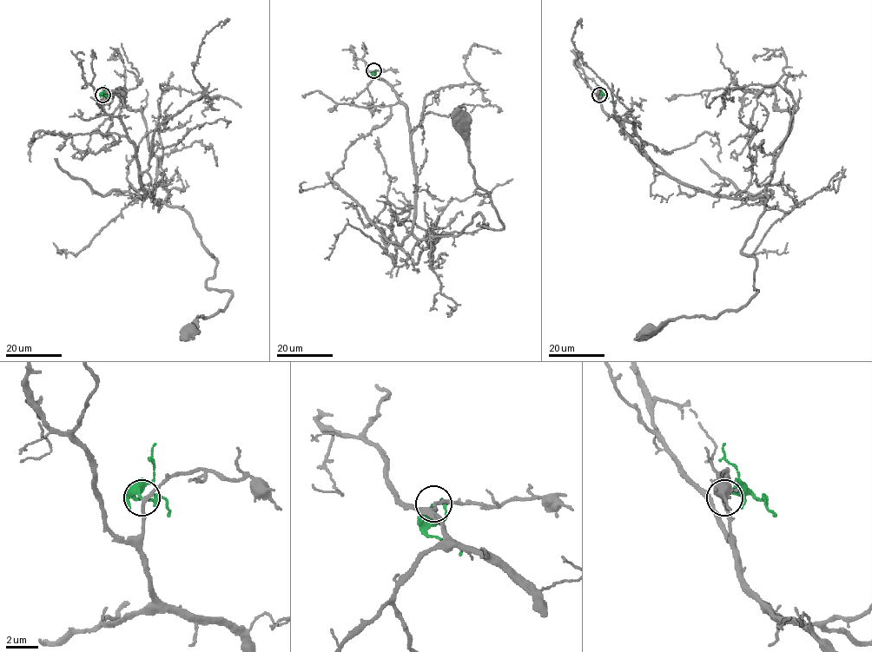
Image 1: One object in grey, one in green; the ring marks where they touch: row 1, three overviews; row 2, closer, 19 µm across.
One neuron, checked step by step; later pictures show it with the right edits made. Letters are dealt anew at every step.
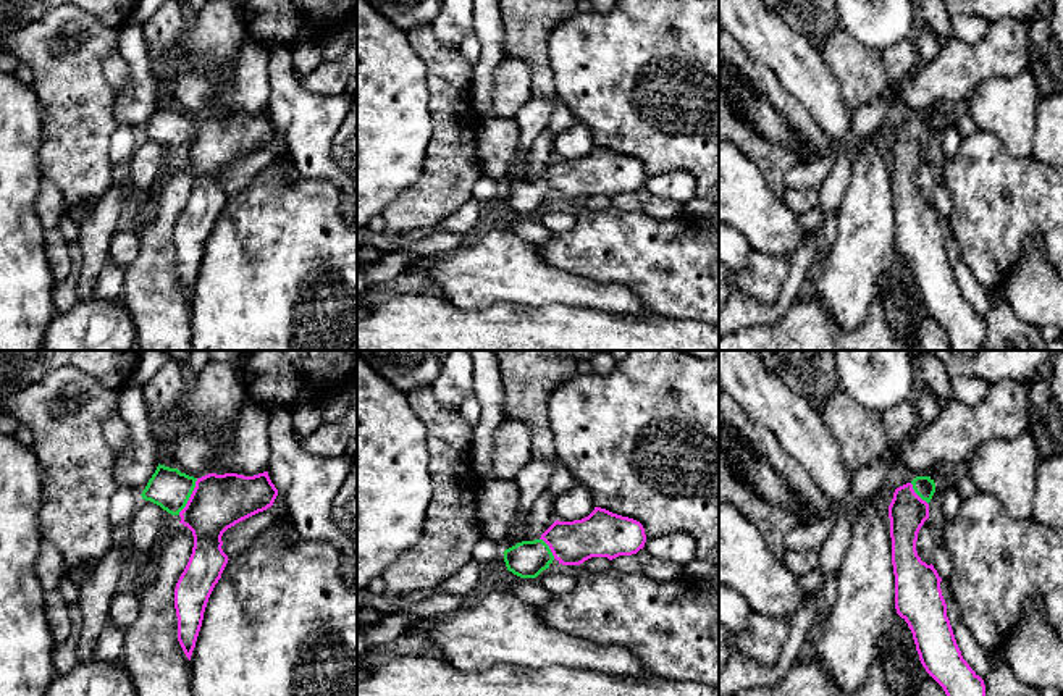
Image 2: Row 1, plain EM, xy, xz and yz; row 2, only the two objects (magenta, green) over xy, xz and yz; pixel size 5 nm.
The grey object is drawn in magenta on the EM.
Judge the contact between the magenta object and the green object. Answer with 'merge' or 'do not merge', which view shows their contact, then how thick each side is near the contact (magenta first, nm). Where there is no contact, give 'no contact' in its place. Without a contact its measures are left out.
merge | xy | 280/200 nm

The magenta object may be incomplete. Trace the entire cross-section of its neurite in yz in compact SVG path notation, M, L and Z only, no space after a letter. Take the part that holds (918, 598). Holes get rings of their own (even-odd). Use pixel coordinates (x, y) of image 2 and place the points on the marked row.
M916 476L895 489L889 505L895 609L913 633L922 667L947 696L985 696L984 680L963 659L956 644L940 589L942 578L916 551L934 493L931 476Z

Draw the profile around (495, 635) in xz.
M506 588L478 596L467 609L430 620L435 625L425 638L443 651L443 659L449 665L465 672L480 672L499 664L510 664L530 669L564 665L619 677L654 677L641 665L632 649L617 644L598 644L556 630L544 622L536 606L523 602Z

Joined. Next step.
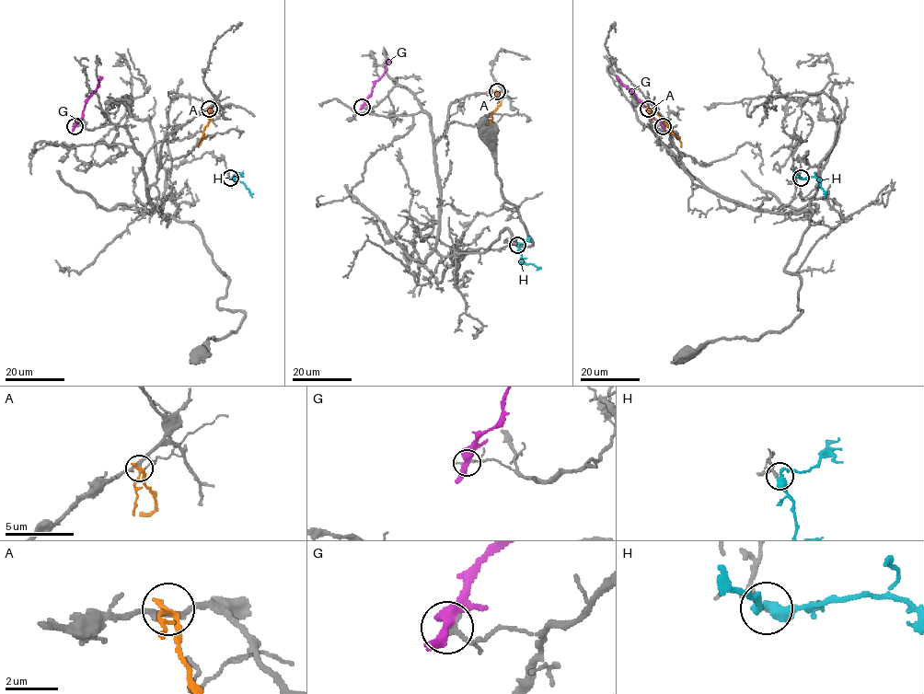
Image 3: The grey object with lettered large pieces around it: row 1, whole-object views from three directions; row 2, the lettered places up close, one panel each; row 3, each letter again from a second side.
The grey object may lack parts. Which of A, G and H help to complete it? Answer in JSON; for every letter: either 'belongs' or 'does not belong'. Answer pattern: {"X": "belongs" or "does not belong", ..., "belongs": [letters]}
{"A": "does not belong", "G": "does not belong", "H": "belongs", "belongs": ["H"]}

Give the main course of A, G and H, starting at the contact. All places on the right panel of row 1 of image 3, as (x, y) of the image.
A: (648, 109), (656, 113), (679, 138), (681, 146)
G: (663, 126), (617, 75)
H: (801, 178), (817, 178), (825, 192), (824, 197)

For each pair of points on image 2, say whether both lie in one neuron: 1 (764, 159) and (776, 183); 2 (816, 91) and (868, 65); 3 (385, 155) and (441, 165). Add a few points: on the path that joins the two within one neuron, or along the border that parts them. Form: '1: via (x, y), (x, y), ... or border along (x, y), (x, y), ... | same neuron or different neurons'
1: via (771, 165), (774, 176) | same neuron
2: border along (815, 49), (839, 83), (842, 99), (850, 110) | different neurons
3: border along (432, 125), (422, 173), (399, 192) | different neurons

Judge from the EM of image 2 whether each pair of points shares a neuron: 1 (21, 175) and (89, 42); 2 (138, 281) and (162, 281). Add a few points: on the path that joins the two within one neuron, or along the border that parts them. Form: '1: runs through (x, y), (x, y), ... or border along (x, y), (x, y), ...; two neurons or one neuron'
1: border along (36, 94), (46, 112), (39, 149), (41, 168); two neurons
2: runs through (144, 281), (155, 281); one neuron

